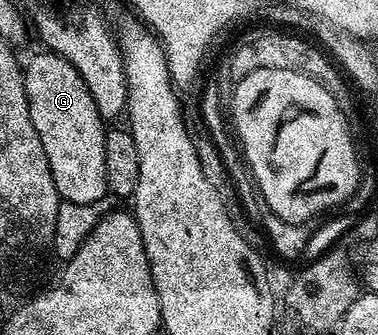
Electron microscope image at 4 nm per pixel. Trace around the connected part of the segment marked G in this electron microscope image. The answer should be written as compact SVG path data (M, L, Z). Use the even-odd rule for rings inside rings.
M39 51L33 55L29 61L23 66L24 86L26 87L26 99L30 103L30 120L34 122L34 131L38 131L38 139L42 139L42 151L46 151L46 163L50 163L50 175L54 175L54 187L58 187L58 195L61 202L69 201L78 204L93 204L96 200L101 200L109 194L106 177L106 121L100 116L98 107L94 103L94 95L90 95L90 91L86 87L86 83L82 79L82 75L78 75L78 71L70 64L65 57L60 57L57 53L49 53L47 51Z

